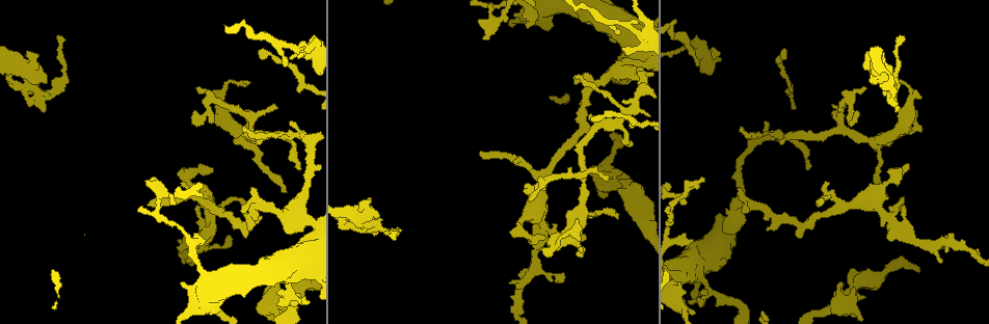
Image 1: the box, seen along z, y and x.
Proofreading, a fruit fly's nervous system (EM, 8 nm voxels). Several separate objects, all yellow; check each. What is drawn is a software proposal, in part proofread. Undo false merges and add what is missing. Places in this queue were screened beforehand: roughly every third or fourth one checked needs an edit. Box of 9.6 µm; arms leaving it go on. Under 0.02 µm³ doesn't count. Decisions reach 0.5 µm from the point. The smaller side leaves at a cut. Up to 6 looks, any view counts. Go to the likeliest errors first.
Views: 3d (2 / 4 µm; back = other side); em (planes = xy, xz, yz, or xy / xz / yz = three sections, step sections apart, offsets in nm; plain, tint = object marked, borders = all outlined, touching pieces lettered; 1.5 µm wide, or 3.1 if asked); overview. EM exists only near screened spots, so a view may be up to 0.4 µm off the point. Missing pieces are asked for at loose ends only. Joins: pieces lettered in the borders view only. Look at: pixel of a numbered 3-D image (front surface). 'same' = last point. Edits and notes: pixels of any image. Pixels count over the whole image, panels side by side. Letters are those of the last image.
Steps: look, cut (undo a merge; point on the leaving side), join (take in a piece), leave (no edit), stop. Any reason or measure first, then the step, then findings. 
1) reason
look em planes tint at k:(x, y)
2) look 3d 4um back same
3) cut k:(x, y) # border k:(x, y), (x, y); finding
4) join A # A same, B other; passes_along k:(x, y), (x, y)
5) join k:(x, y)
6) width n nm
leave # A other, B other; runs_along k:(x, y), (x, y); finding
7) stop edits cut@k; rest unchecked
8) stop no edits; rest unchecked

free end
look 3d 4um at 1:(724, 261)

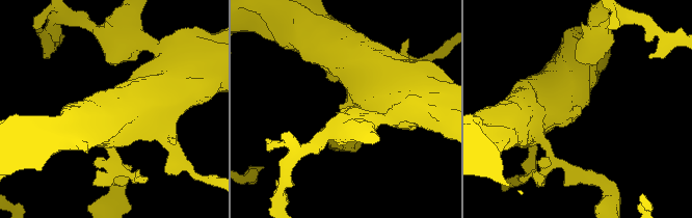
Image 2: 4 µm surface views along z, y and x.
look em planes borders at 2:(579, 111)

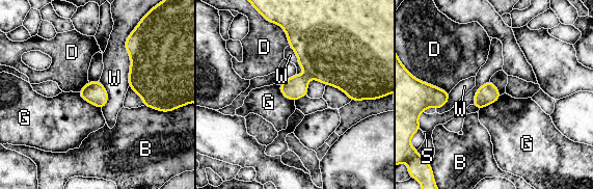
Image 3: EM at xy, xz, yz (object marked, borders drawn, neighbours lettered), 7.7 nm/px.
leave # B other, D other, G other, S other, W other; border 3:(78, 92), (84, 100), (101, 109); none of them fits

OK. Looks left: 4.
tapers out
look 3d 2um at 1:(479, 154)

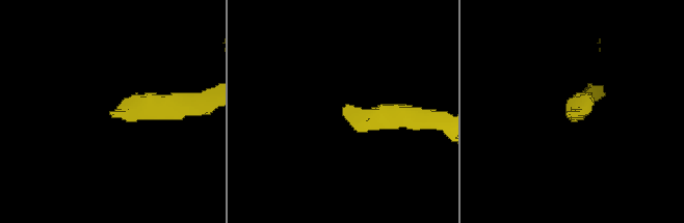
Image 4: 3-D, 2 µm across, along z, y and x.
look em planes tint at 4:(109, 112)

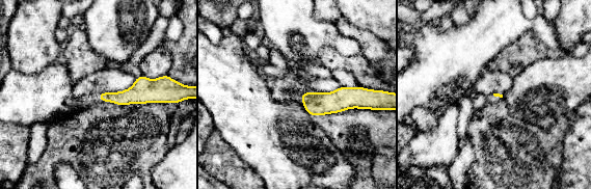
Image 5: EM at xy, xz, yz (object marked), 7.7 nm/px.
look em planes borders same

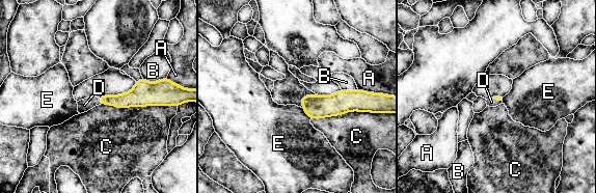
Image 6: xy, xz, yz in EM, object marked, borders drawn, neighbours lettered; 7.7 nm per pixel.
join D # A other, B other, C other, D same, E other; passes_along 6:(131, 99), (99, 101), (84, 105); the neuron continues

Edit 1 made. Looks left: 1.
abrupt turn
look em planes borders at 1:(887, 181)

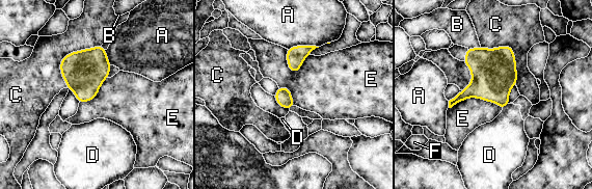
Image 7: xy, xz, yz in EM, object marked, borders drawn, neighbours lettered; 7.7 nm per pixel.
leave # A other, B other, C other, D other, E other, F other; one neuron here

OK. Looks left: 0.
stop edits join@6; rest unchecked

